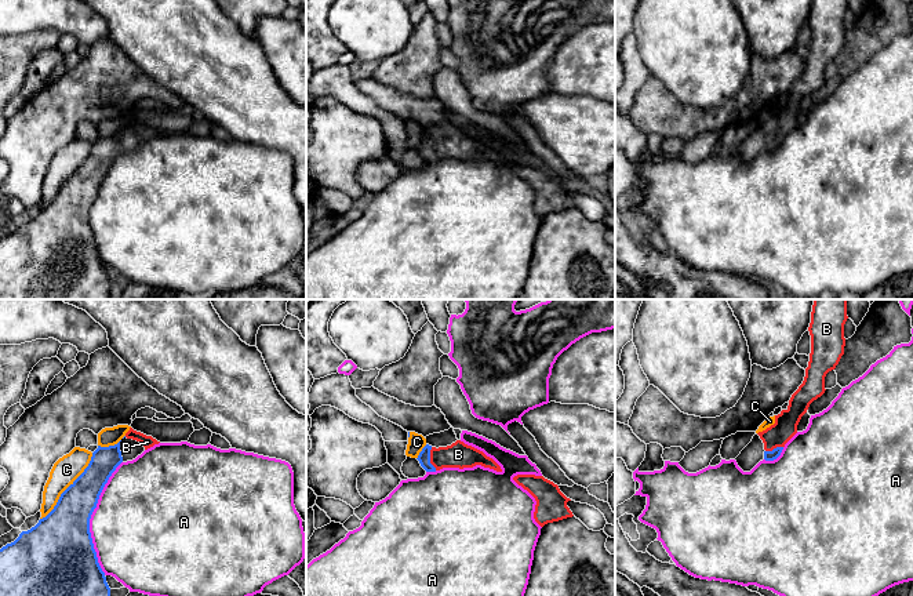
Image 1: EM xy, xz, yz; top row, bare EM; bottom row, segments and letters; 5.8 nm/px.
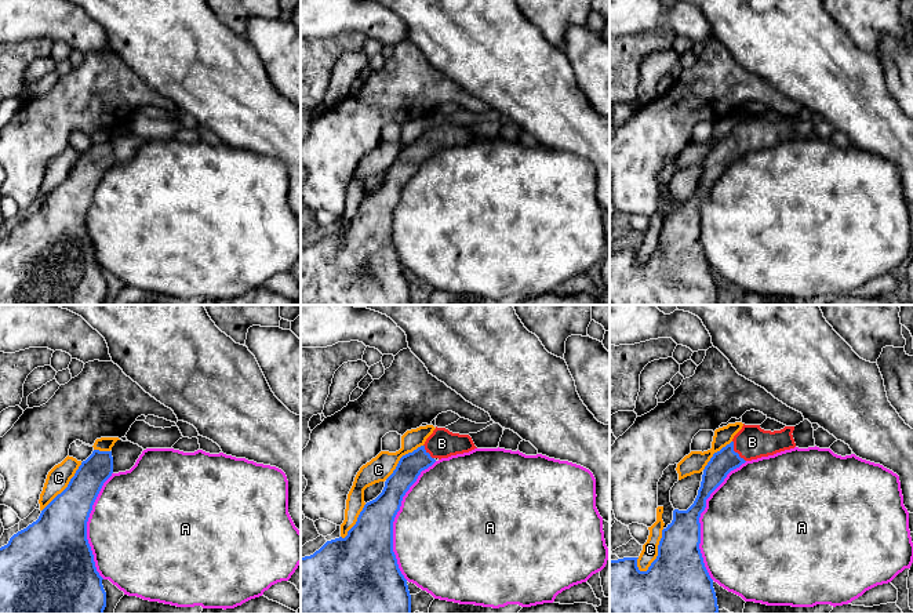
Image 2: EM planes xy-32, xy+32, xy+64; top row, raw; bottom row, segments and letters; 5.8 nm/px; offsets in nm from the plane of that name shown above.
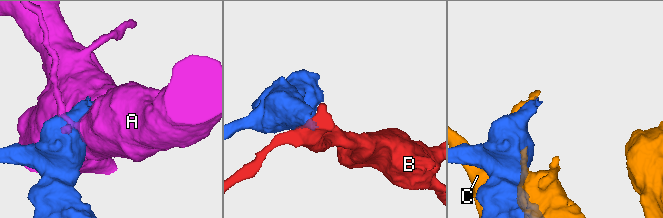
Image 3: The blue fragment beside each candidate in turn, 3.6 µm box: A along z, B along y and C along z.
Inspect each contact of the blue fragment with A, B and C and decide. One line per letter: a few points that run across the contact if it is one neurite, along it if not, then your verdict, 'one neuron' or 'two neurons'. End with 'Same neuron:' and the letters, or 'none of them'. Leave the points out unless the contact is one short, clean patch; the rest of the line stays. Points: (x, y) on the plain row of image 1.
A: two neurons
B: line xz (424, 148), (429, 149), (458, 145); one neuron
C: two neurons
Same neuron: B

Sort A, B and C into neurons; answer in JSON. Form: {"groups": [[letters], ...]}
{"groups": [["A"], ["B"], ["C"]]}

